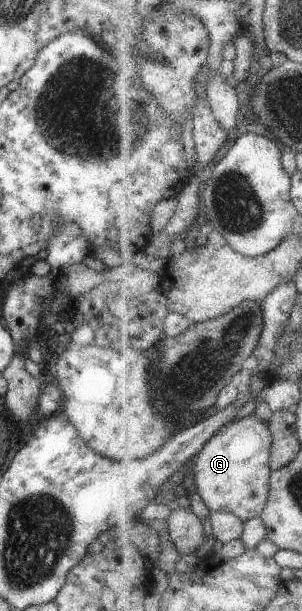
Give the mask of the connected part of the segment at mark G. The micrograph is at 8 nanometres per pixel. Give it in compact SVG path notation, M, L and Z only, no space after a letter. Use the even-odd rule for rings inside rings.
M242 414L203 447L192 463L192 485L209 512L233 513L244 523L260 518L269 500L272 444L268 423Z

